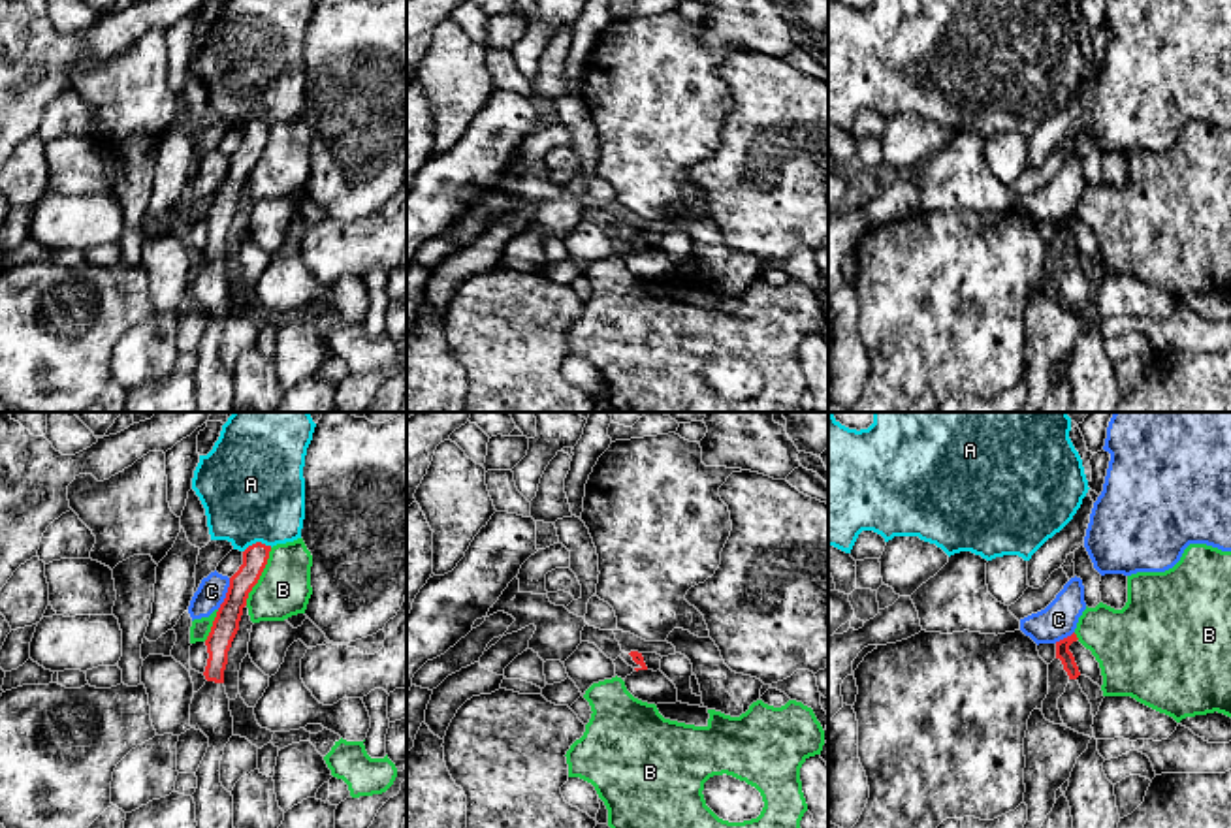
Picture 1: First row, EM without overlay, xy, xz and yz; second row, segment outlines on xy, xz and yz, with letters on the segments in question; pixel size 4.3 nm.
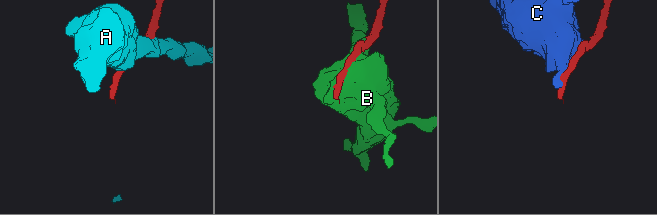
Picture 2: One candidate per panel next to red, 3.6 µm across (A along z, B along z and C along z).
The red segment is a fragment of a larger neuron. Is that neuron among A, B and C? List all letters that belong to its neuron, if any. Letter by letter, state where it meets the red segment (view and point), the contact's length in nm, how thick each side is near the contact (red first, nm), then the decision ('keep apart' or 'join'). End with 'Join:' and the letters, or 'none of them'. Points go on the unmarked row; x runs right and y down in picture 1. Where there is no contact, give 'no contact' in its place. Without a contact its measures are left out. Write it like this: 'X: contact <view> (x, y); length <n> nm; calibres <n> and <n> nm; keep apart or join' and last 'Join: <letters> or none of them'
A: contact xy (256, 121); length 130 nm; calibres 110 and 460 nm; keep apart
B: contact xy (260, 153); length 280 nm; calibres 110 and 220 nm; keep apart
C: contact xy (226, 172); length 150 nm; calibres 110 and 120 nm; keep apart
Join: none of them

